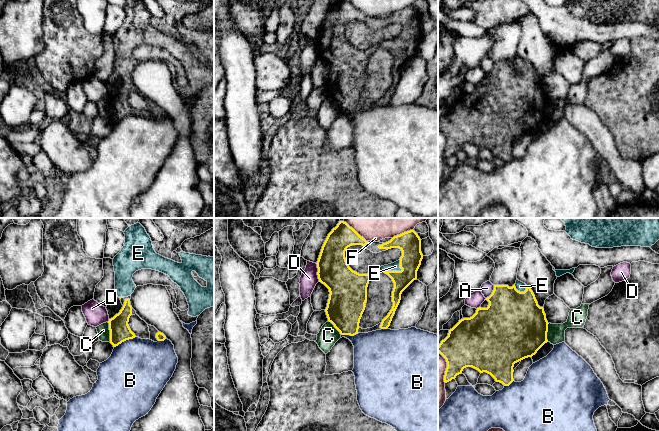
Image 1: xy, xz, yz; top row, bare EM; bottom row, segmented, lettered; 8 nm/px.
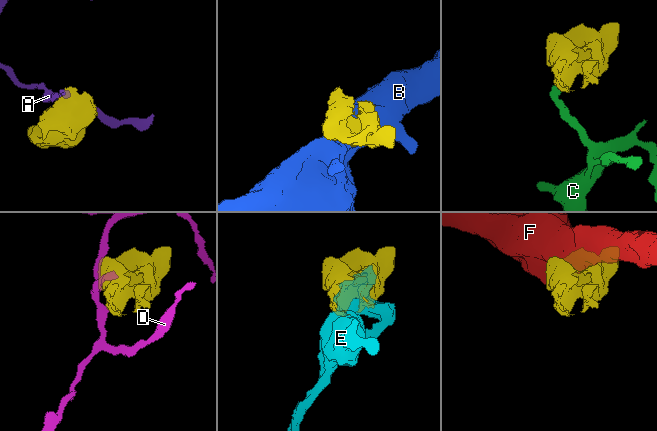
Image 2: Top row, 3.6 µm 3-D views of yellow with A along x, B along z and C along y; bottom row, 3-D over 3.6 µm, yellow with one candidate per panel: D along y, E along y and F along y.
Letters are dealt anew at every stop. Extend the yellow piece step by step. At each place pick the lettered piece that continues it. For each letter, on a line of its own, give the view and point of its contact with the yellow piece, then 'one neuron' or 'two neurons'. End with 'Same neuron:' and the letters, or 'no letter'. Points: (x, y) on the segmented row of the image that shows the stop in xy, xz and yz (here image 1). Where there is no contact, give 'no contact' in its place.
A: meets yellow in yz at (492, 292); two neurons
B: meets yellow in xy at (124, 340); two neurons
C: meets yellow in xy at (110, 331); two neurons
D: meets yellow in xz at (317, 272); two neurons
E: meets yellow in xz at (396, 271); one neuron
F: meets yellow in yz at (447, 367); two neurons
Same neuron: E

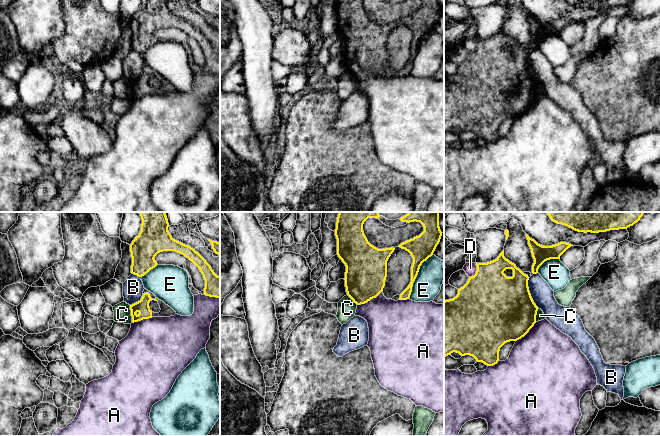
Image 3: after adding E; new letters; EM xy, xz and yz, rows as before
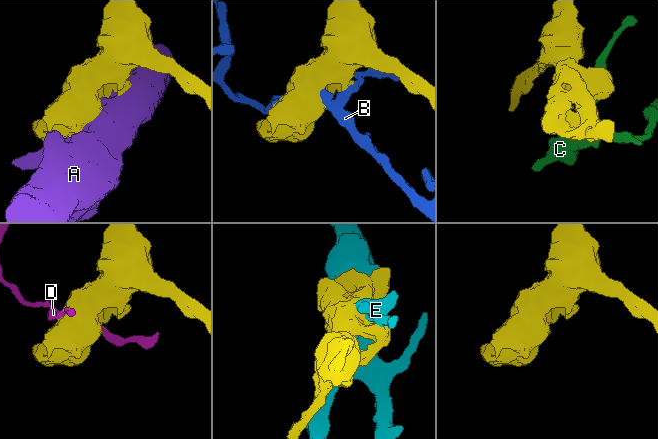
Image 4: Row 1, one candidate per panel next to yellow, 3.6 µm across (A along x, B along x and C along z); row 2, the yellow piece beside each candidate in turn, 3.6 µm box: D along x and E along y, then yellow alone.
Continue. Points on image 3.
A: meets yellow in xz at (369, 300); two neurons
B: meets yellow in yz at (529, 293); two neurons
C: meets yellow in xy at (131, 314); two neurons
D: meets yellow in yz at (476, 271); two neurons
E: meets yellow in xz at (416, 276); two neurons
Same neuron: no letter

